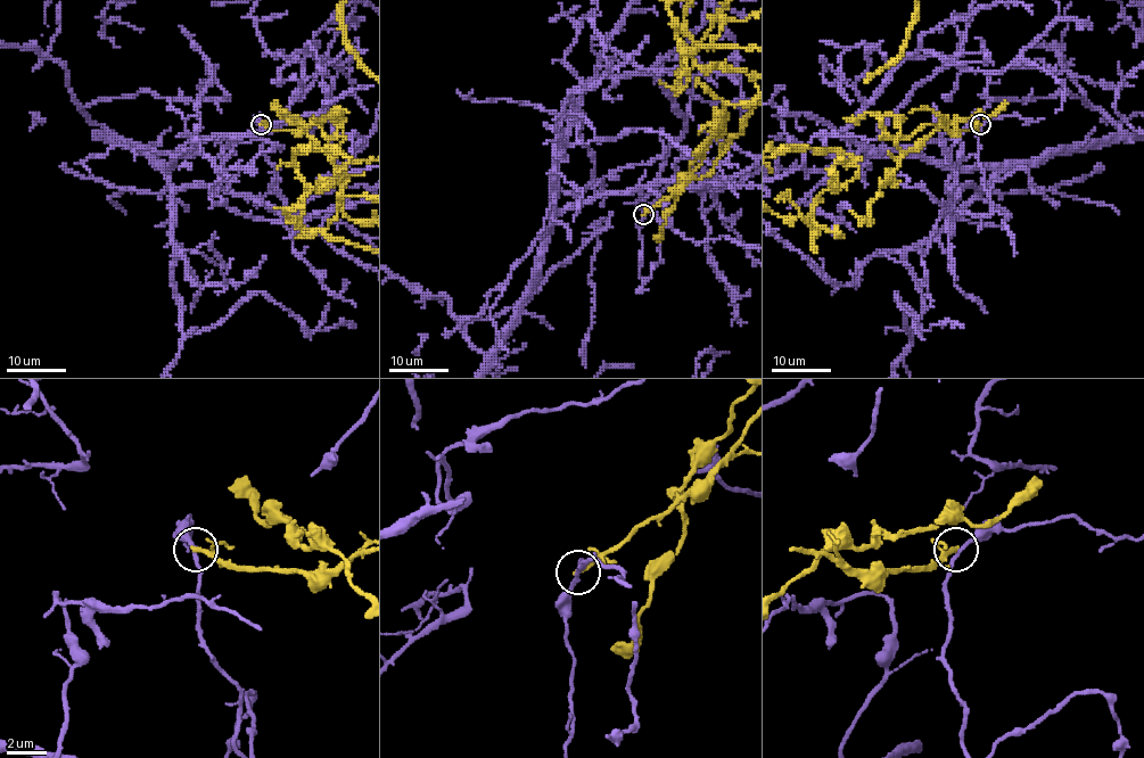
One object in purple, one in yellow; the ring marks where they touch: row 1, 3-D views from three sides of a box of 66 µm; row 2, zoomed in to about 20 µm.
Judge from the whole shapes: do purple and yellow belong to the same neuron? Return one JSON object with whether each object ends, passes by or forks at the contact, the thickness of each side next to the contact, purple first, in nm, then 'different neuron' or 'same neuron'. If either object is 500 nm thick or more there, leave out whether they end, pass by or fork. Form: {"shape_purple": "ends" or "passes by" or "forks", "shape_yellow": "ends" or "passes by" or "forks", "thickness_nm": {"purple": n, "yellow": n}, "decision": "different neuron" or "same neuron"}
{"shape_purple": "passes by", "shape_yellow": "ends", "thickness_nm": {"purple": 200, "yellow": 240}, "decision": "different neuron"}

